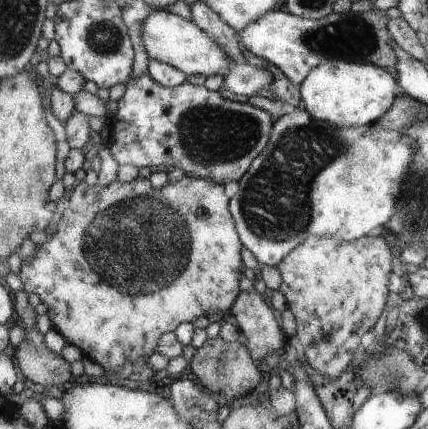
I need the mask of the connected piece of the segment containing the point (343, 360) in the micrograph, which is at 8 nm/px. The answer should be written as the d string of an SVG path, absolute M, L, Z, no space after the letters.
M365 235L350 242L334 236L313 236L293 249L285 260L276 266L282 277L278 288L286 298L288 310L292 311L296 319L296 340L308 364L328 380L334 380L346 372L348 364L352 362L354 350L360 346L362 334L368 332L378 322L378 318L384 315L388 306L386 300L389 288L395 280L392 273L392 251L388 247L388 242L380 236Z

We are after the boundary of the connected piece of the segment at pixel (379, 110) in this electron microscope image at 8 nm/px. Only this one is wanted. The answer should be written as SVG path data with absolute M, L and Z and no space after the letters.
M329 60L318 65L299 87L304 110L320 122L329 122L339 127L373 125L393 108L396 96L401 92L395 72L372 64L346 60Z

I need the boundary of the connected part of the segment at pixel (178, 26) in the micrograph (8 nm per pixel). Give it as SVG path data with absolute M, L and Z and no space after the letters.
M153 9L142 22L142 43L150 60L169 64L190 76L206 76L206 78L218 74L227 76L234 63L234 59L226 54L224 48L218 42L214 42L214 39L194 21L190 22L168 11Z

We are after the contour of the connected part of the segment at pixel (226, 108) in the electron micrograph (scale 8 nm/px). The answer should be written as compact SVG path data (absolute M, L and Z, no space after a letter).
M147 72L130 78L125 86L124 95L117 100L117 114L108 122L110 139L105 140L112 158L119 165L134 165L139 169L142 166L172 166L184 170L188 177L209 179L224 186L234 180L241 180L254 158L264 152L269 144L268 136L270 128L273 128L272 116L250 103L225 98L219 91L210 91L205 85L196 86L186 82L177 87L165 87L154 82Z

